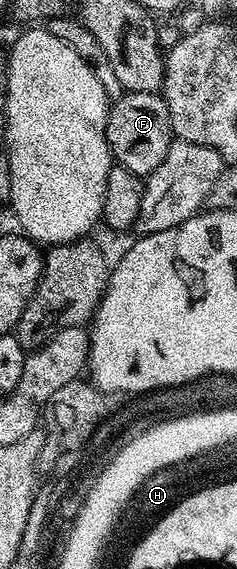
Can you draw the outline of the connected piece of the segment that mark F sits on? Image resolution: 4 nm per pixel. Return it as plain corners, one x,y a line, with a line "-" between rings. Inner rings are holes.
123,91
119,100
110,104
110,113
106,119
106,137
110,143
111,157
121,167
132,170
132,174
147,177
164,162
168,146
172,139
168,106
158,92

